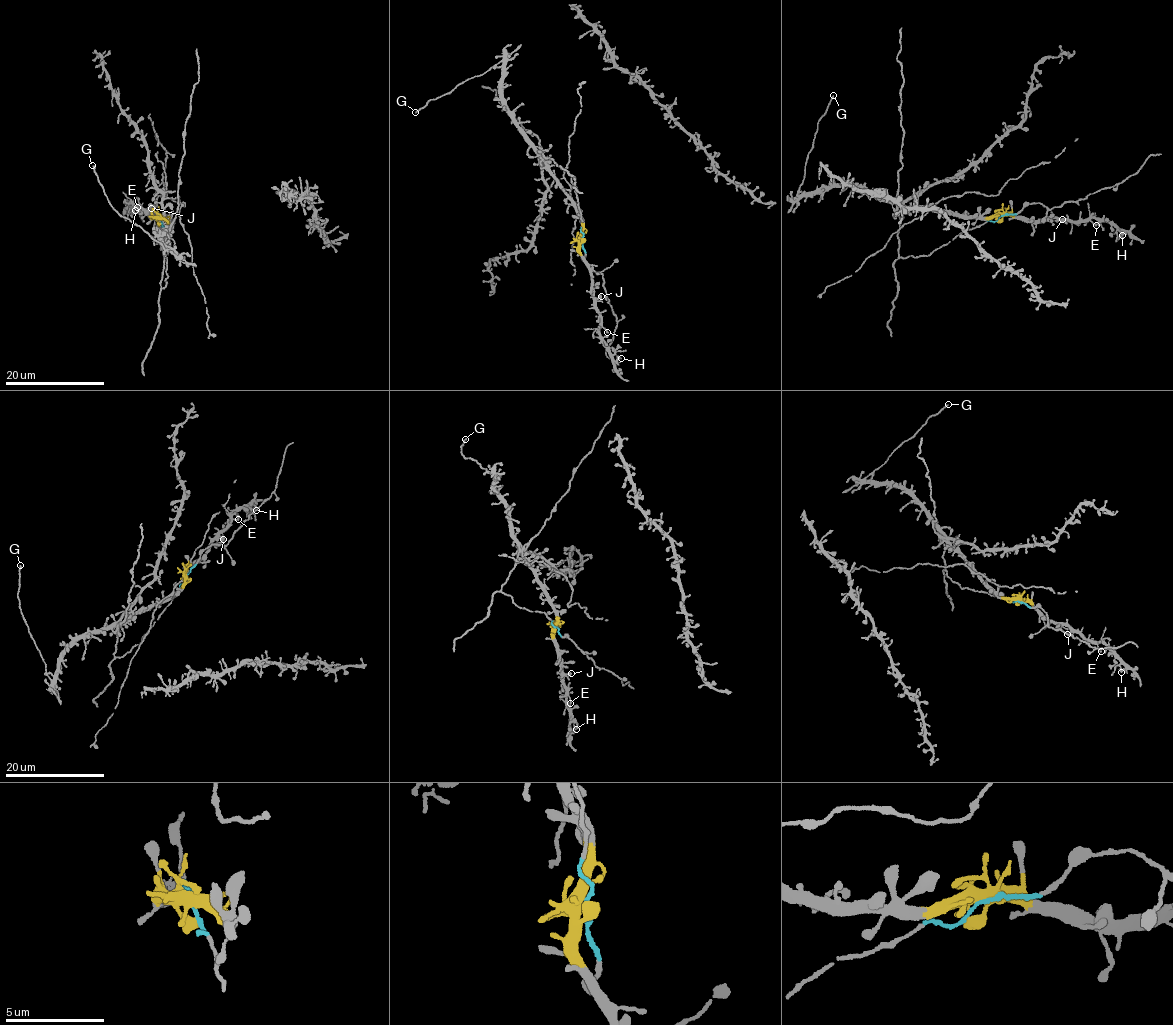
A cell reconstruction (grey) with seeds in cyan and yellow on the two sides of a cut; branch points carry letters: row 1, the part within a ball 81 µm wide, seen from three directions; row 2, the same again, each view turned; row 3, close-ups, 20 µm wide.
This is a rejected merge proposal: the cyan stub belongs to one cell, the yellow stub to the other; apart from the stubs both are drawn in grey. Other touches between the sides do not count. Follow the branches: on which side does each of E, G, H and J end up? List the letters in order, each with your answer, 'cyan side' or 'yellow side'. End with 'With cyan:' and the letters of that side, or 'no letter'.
E: yellow side
G: yellow side
H: yellow side
J: yellow side
With cyan: no letter

